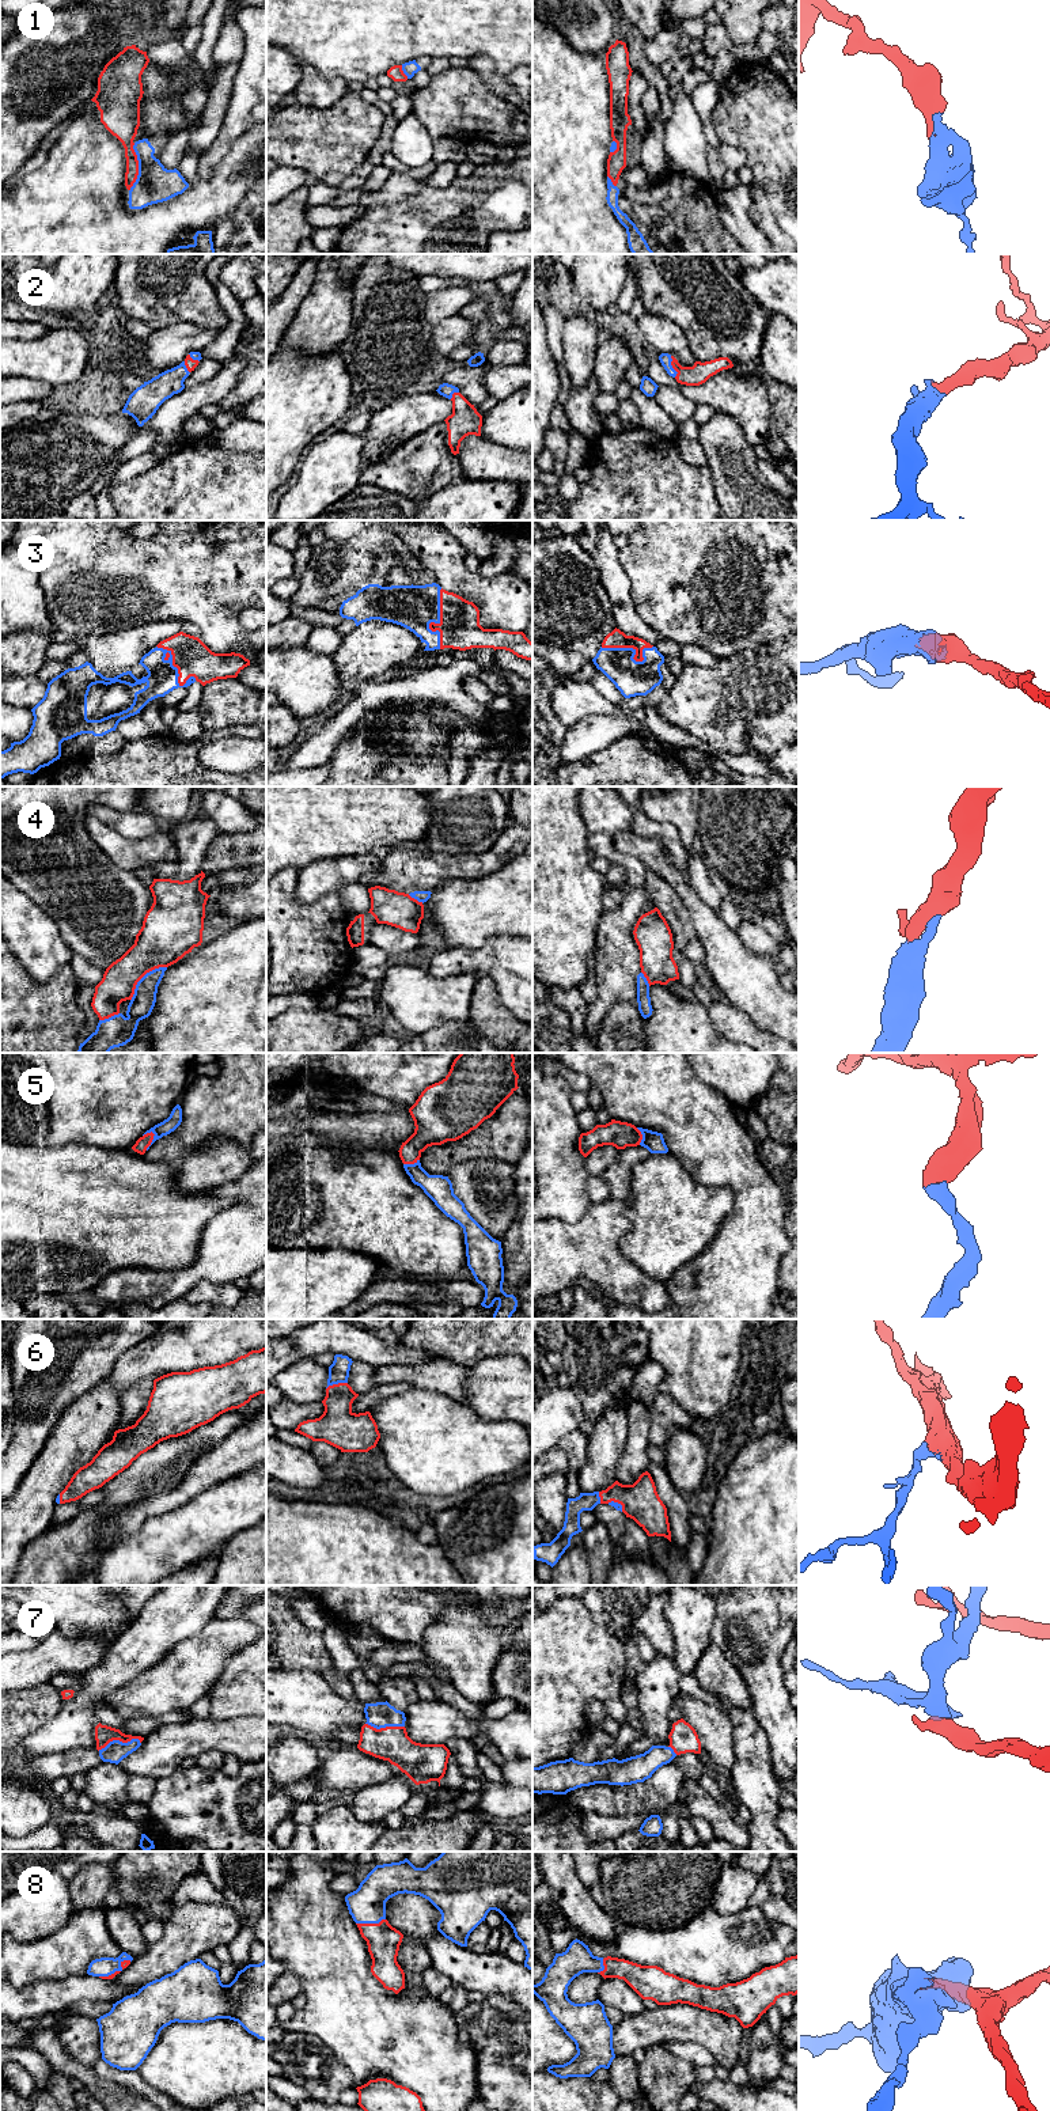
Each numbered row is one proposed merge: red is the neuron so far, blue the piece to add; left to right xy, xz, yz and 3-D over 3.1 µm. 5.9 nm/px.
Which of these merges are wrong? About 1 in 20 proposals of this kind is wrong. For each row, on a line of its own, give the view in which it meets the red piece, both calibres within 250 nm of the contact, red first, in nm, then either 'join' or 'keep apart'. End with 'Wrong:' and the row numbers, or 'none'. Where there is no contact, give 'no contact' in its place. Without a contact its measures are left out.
1: xy | 150/220 nm | join
2: yz | 120/70 nm | join
3: xy | 220/180 nm | join
4: xy | 300/140 nm | join
5: xy | 80/90 nm | join
6: xz | 240/130 nm | join
7: xy | 110/120 nm | join
8: xz | 200/220 nm | join
Wrong: none

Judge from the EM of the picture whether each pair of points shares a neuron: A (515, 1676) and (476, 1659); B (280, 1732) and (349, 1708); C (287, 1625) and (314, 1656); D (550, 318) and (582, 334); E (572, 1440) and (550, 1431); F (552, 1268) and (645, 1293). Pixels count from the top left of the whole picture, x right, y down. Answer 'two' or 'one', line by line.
A: two
B: two
C: one
D: two
E: two
F: one

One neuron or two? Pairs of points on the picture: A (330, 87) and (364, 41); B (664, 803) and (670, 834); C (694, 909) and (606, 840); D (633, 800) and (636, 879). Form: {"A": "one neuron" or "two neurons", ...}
{"A": "two neurons", "B": "two neurons", "C": "two neurons", "D": "two neurons"}

